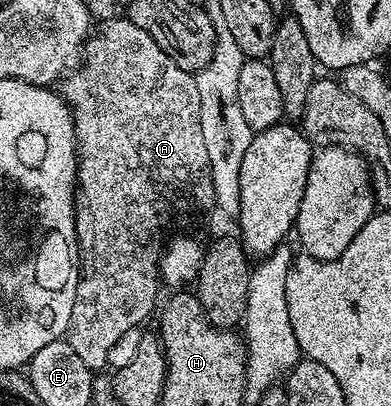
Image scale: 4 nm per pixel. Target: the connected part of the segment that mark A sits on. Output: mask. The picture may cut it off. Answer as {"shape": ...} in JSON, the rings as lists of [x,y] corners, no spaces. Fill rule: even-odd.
{"shape":[[[115,17],[108,19],[99,27],[102,28],[98,32],[95,30],[84,43],[80,56],[80,66],[71,70],[60,83],[60,94],[73,116],[74,146],[78,157],[78,173],[74,192],[74,233],[78,237],[78,253],[80,256],[76,301],[72,305],[70,328],[66,330],[65,338],[72,345],[72,349],[76,349],[80,361],[84,361],[84,365],[88,365],[90,370],[95,373],[101,372],[100,369],[105,365],[110,350],[133,327],[140,326],[149,317],[150,310],[152,310],[152,315],[156,304],[159,302],[160,260],[164,254],[162,234],[177,219],[192,214],[197,207],[202,207],[205,203],[209,204],[214,198],[207,148],[204,146],[204,138],[201,133],[200,97],[197,95],[195,76],[191,72],[180,69],[180,65],[176,65],[176,61],[172,61],[168,57],[168,53],[164,53],[164,49],[160,49],[160,45],[156,45],[156,41],[152,41],[152,37],[148,37],[147,32],[137,27],[135,23],[131,23],[129,18]]]}

